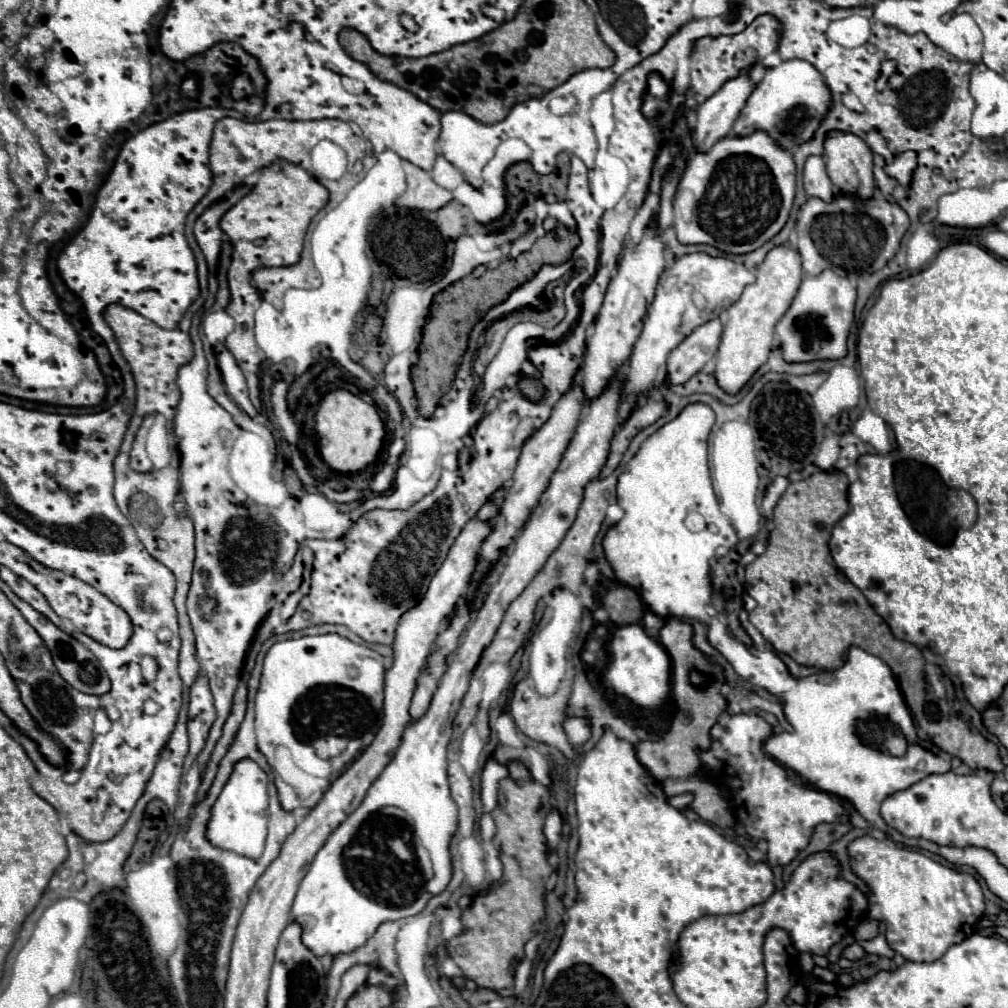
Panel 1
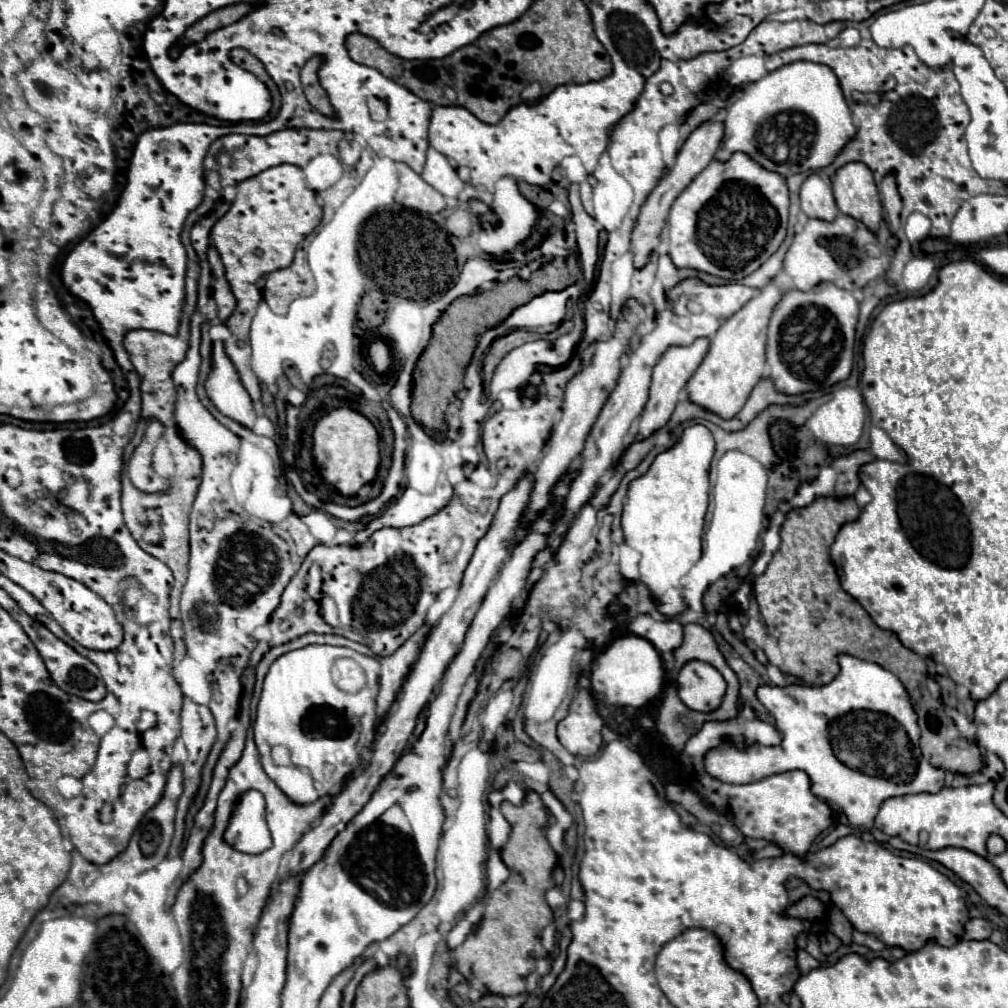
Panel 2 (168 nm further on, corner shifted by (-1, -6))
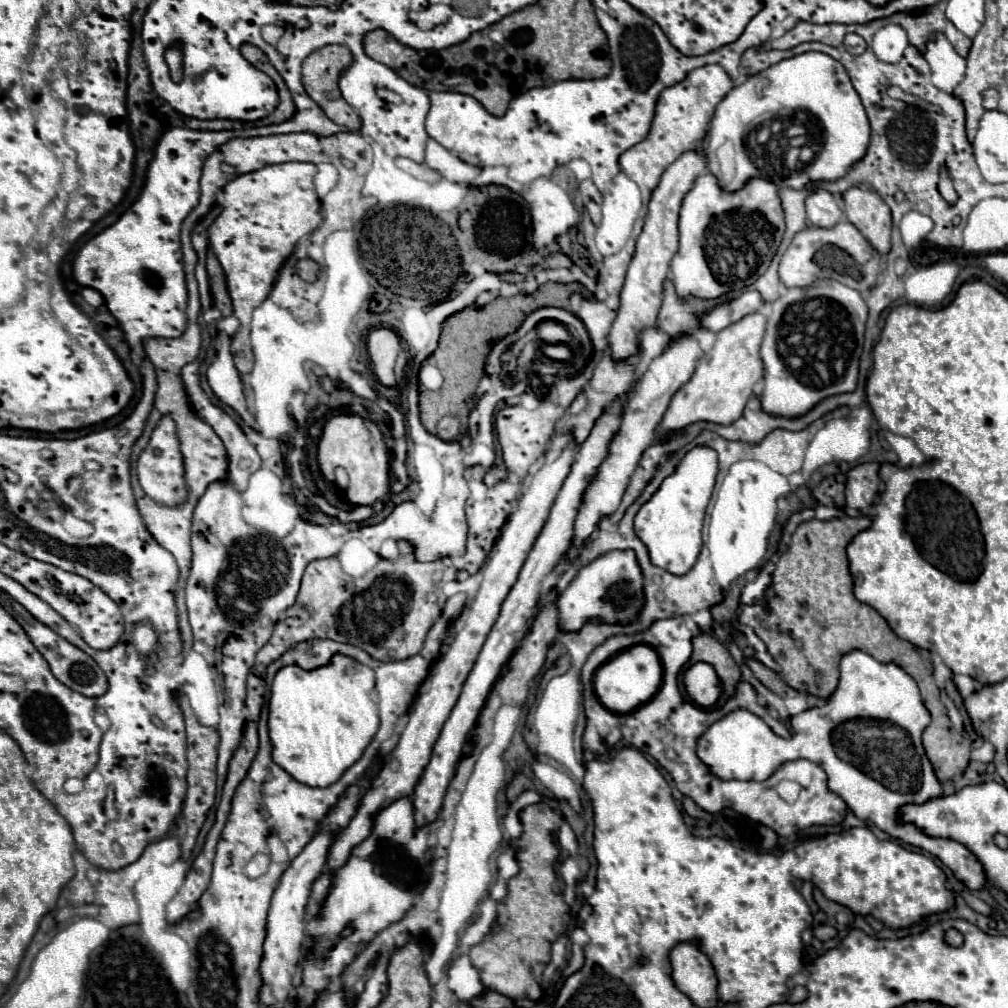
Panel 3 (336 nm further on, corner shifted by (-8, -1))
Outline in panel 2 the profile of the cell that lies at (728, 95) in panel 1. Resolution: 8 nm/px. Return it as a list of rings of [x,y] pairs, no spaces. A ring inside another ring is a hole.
[[[707,120],[703,124],[699,124],[691,134],[689,138],[685,140],[677,160],[675,160],[675,168],[669,170],[667,176],[663,176],[659,180],[659,186],[653,188],[653,192],[649,194],[647,202],[643,204],[641,208],[641,214],[639,214],[639,220],[637,220],[637,226],[633,230],[633,236],[631,236],[631,244],[633,244],[633,262],[637,268],[641,268],[645,262],[647,262],[647,256],[651,250],[655,250],[659,246],[659,234],[661,234],[661,226],[669,214],[669,208],[673,204],[673,200],[687,188],[687,184],[703,170],[709,166],[709,162],[715,158],[715,152],[719,148],[719,144],[723,142],[723,122],[719,120]]]

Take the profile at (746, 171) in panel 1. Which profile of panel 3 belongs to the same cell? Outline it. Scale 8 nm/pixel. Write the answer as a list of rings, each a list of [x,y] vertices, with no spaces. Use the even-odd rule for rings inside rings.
[[[712,173],[696,179],[680,209],[680,249],[672,259],[678,297],[716,299],[750,287],[770,265],[784,235],[778,189],[770,181],[748,181],[738,193],[718,189]]]

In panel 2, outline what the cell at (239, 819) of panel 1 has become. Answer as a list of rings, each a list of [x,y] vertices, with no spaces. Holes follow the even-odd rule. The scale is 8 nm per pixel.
[[[247,790],[235,800],[223,840],[233,850],[245,854],[261,854],[271,846],[271,832],[265,820],[265,798],[259,790]]]

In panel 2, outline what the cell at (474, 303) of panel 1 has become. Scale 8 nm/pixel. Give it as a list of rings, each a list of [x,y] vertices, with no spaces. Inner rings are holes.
[[[569,254],[563,260],[563,268],[561,268],[561,262],[553,262],[553,264],[559,268],[555,268],[555,266],[543,268],[541,266],[529,280],[511,278],[507,282],[495,284],[491,290],[485,290],[485,292],[475,294],[475,296],[463,296],[463,298],[457,298],[455,302],[449,304],[449,308],[443,312],[441,320],[433,326],[433,338],[431,338],[429,346],[423,350],[421,358],[417,360],[417,366],[413,372],[411,414],[419,426],[423,426],[427,430],[443,430],[445,428],[443,412],[449,406],[449,402],[453,400],[455,392],[463,390],[465,368],[471,360],[477,338],[485,330],[503,322],[503,318],[507,318],[507,314],[511,314],[511,310],[515,310],[515,306],[527,304],[537,294],[547,292],[547,290],[563,290],[571,282],[581,280],[581,270],[577,266],[575,254]],[[541,274],[543,274],[543,290],[541,290],[541,282],[539,282]]]

